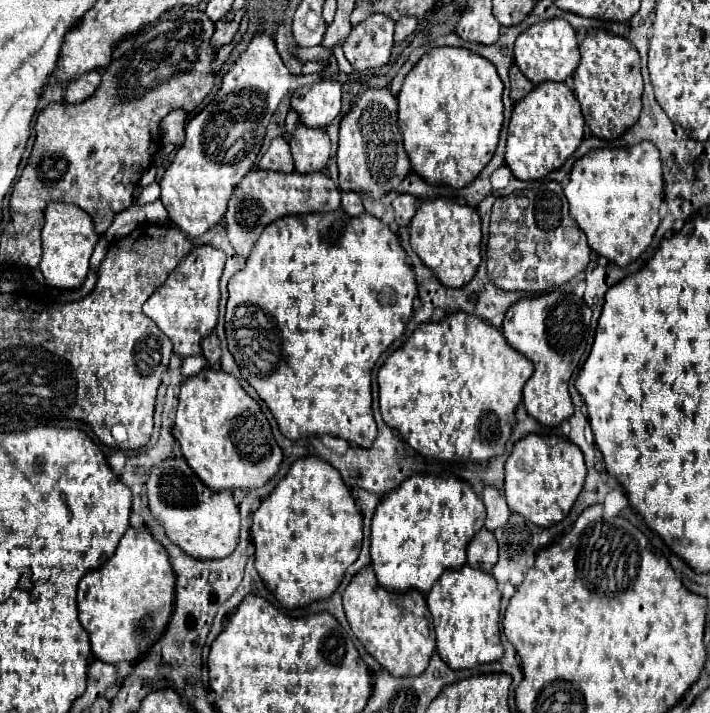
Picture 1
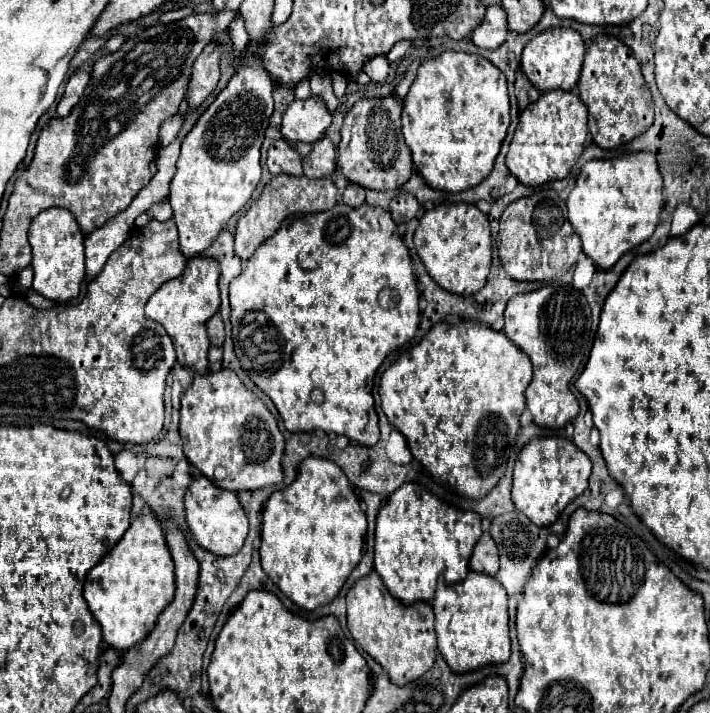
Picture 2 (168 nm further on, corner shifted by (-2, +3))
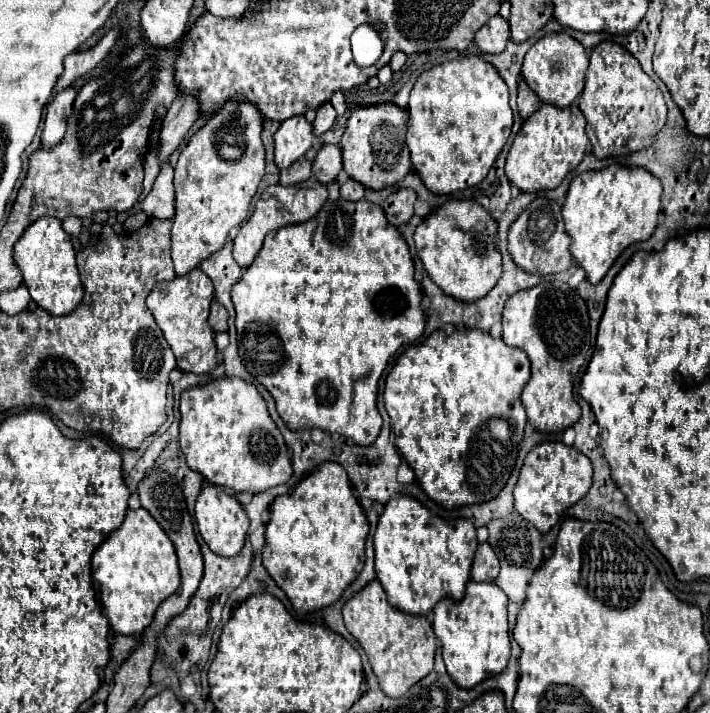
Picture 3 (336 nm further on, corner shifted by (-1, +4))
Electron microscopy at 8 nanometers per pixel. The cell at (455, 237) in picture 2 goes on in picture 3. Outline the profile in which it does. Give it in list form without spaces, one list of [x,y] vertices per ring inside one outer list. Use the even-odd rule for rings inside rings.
[[[450,200],[432,210],[416,228],[416,252],[428,276],[452,298],[476,302],[484,298],[502,274],[502,254],[496,246],[498,224],[474,200]]]

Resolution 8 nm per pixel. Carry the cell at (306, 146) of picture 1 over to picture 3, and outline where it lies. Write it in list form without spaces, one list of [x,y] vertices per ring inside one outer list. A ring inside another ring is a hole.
[[[324,144],[318,150],[316,160],[312,162],[314,178],[318,182],[322,182],[322,184],[330,184],[330,182],[336,182],[340,170],[342,170],[342,152],[340,152],[340,146]]]

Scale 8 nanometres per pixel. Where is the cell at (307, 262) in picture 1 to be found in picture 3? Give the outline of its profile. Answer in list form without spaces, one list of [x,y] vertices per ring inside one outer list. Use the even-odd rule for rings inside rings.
[[[328,200],[318,216],[314,216],[308,222],[284,226],[274,232],[270,232],[264,240],[262,250],[254,258],[254,262],[244,270],[244,276],[238,284],[234,284],[232,290],[232,302],[236,308],[236,330],[238,330],[238,350],[240,358],[246,366],[246,370],[272,394],[276,400],[276,410],[280,418],[286,422],[290,430],[306,430],[306,428],[320,428],[324,432],[336,432],[344,438],[354,440],[356,444],[370,446],[382,428],[382,416],[376,408],[376,396],[378,396],[378,380],[388,364],[388,360],[396,354],[396,350],[402,344],[414,342],[422,336],[426,316],[422,310],[422,292],[418,282],[414,280],[414,262],[410,258],[410,250],[406,240],[400,236],[400,232],[386,220],[386,212],[382,206],[358,200],[358,202],[344,202],[344,200]]]

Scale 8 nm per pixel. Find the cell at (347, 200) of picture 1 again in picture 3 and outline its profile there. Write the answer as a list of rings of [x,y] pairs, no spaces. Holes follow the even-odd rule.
[[[348,178],[348,180],[340,186],[340,196],[342,196],[342,200],[352,200],[352,202],[362,200],[362,198],[364,198],[364,186],[358,184],[356,180],[350,180],[350,178]]]

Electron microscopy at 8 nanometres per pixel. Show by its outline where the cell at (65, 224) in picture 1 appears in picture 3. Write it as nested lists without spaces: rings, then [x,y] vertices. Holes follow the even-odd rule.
[[[44,216],[30,224],[30,228],[14,244],[14,260],[22,272],[22,284],[28,288],[30,298],[38,304],[38,308],[50,312],[52,316],[62,316],[80,304],[84,286],[76,268],[76,250],[58,218]]]

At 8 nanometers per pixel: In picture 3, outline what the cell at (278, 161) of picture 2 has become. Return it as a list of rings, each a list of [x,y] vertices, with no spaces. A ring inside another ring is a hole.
[[[302,158],[302,160],[296,160],[296,164],[292,164],[290,168],[280,172],[280,184],[282,186],[300,184],[300,182],[306,182],[310,176],[312,176],[312,162]]]

